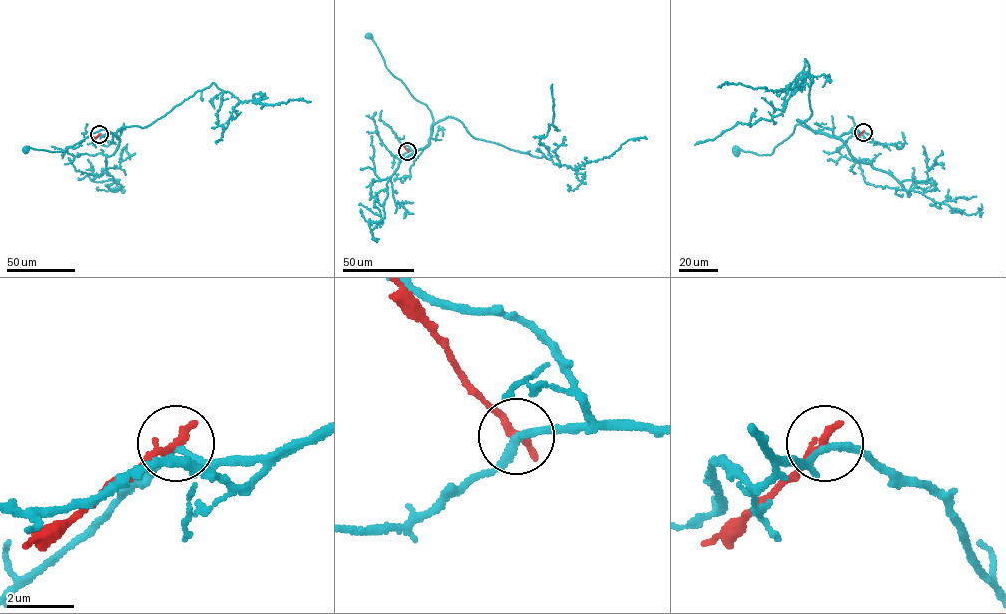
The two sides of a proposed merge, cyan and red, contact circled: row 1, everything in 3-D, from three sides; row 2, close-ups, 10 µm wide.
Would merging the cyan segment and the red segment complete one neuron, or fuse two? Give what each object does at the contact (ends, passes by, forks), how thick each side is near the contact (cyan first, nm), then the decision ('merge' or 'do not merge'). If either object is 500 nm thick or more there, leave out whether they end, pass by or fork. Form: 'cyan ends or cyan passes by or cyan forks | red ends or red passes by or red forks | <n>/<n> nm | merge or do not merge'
cyan forks | red ends | 160/280 nm | do not merge

